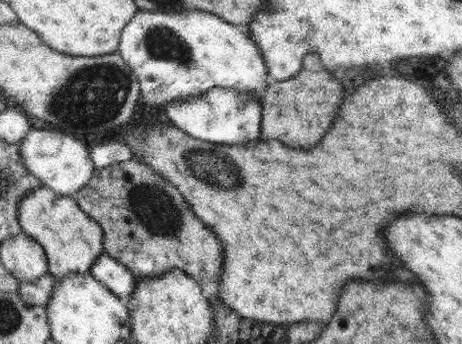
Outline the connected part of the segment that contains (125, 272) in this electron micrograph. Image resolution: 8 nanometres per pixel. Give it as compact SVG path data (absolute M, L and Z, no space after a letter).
M106 253L98 256L90 274L123 301L130 300L138 282L138 278L134 277L127 266Z

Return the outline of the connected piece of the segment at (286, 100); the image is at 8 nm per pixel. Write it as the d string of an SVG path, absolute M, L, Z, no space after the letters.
M314 52L308 53L294 78L268 85L260 96L261 140L278 140L290 148L314 148L314 144L318 144L334 124L334 118L347 96L339 74L322 65Z

